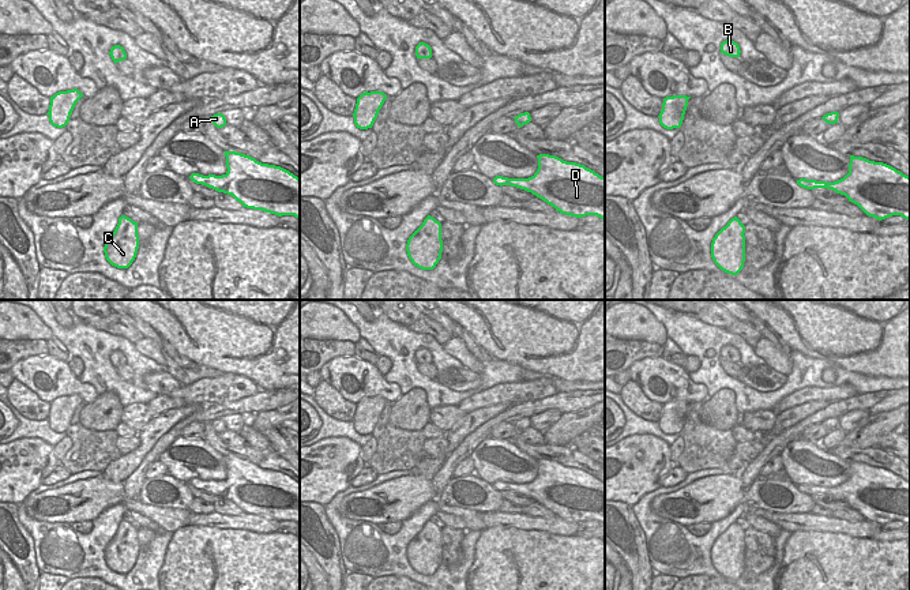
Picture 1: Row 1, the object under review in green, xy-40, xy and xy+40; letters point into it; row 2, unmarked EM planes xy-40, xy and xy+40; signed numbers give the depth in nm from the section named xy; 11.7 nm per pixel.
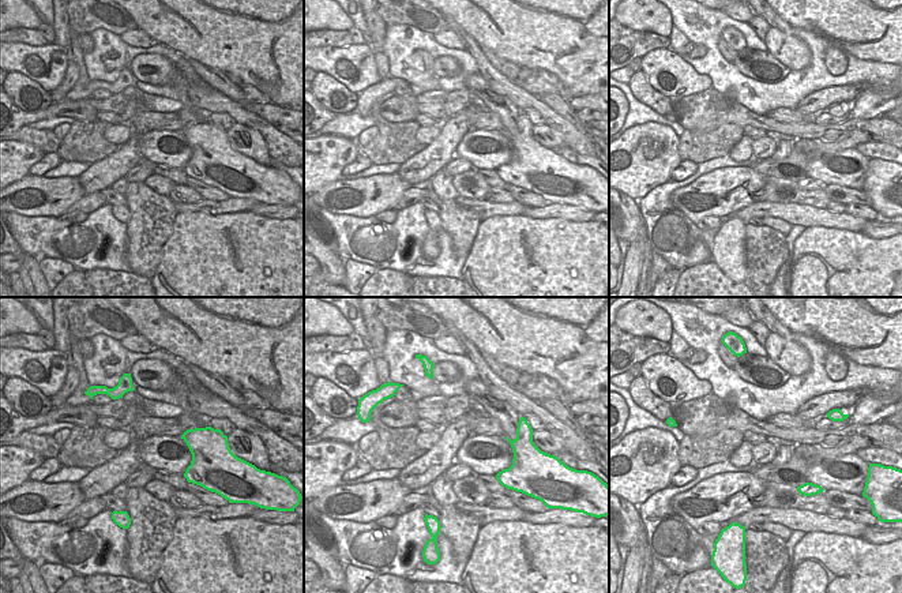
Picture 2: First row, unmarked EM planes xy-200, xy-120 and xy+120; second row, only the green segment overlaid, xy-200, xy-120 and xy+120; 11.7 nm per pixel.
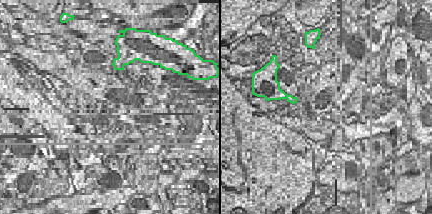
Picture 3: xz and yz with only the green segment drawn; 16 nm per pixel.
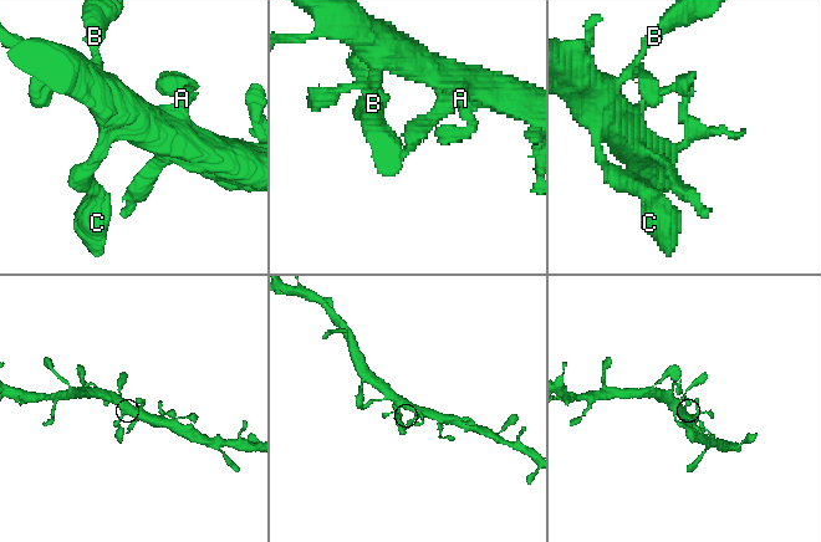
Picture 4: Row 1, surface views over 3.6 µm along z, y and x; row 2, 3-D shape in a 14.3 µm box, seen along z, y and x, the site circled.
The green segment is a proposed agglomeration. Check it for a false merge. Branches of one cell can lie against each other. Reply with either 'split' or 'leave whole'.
leave whole

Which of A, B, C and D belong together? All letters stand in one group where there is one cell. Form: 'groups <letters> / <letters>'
groups A B C D

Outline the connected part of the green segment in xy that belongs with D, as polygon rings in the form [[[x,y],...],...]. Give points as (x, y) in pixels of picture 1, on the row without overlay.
[[[539,459],[538,474],[529,484],[496,481],[496,491],[511,491],[542,504],[561,519],[605,525],[605,482],[576,467]]]

